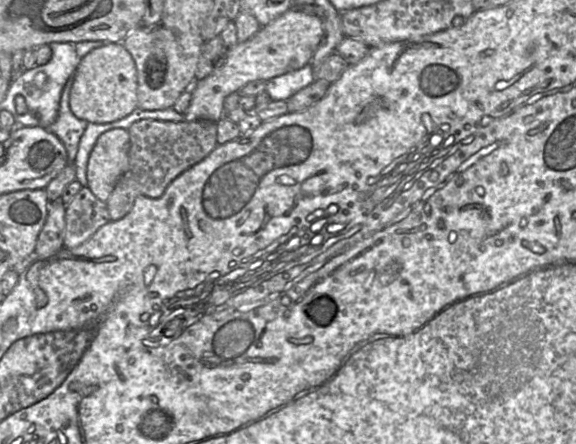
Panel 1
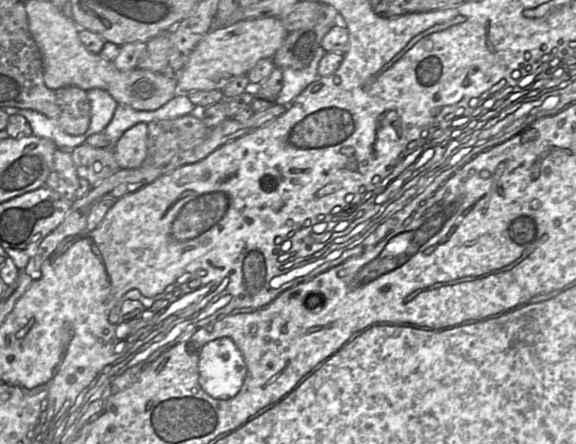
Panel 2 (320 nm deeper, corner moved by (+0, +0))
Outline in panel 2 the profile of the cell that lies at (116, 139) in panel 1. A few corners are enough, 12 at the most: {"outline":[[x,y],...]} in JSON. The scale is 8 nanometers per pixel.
{"outline":[[148,125],[126,130],[114,147],[120,169],[135,169],[147,155]]}

